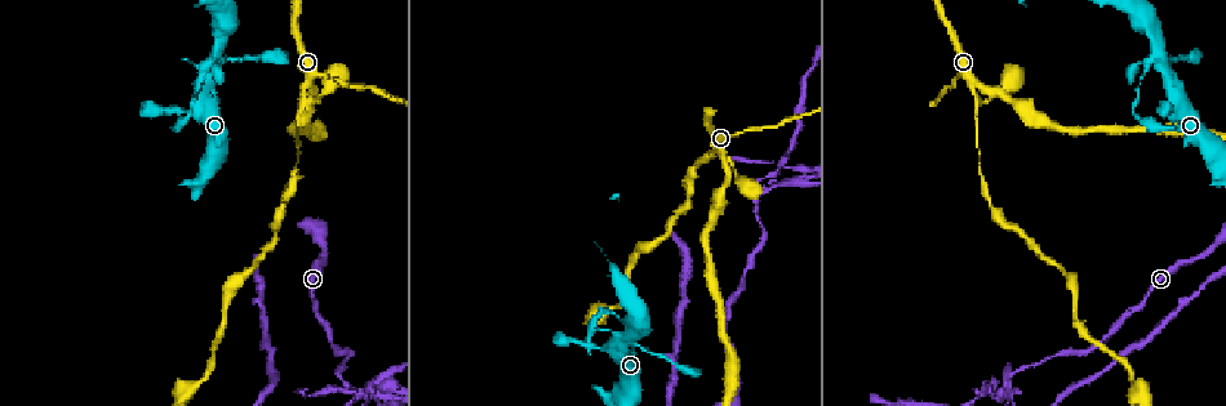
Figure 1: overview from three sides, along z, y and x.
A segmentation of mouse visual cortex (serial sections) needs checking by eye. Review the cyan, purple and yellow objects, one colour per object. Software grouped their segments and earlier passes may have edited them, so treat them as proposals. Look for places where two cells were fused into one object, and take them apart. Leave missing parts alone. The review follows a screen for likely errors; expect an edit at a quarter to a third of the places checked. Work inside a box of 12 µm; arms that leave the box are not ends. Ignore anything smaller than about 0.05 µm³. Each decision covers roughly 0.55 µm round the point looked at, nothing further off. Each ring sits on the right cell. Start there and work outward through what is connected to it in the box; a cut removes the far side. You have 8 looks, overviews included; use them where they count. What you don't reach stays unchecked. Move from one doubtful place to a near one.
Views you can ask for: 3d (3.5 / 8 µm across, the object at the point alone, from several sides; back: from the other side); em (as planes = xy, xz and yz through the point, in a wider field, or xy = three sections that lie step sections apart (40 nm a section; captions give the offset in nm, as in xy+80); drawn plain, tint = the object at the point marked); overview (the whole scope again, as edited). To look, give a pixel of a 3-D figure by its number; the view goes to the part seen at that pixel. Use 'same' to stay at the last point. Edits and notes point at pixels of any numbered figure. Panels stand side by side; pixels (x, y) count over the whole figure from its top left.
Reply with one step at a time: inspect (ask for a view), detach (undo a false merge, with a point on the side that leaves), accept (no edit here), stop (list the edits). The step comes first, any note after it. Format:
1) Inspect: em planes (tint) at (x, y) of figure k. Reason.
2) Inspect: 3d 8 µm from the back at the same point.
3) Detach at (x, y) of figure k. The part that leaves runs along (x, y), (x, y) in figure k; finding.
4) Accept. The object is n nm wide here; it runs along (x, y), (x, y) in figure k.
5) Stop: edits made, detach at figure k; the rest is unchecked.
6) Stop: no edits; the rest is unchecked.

Inspect: 3d 3.5 µm at (1162, 57) of figure 1. Four arms meet.

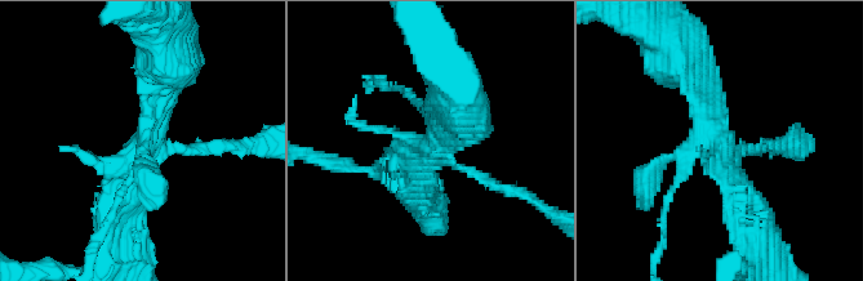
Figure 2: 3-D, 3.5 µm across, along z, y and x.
Accept. Continuous, no second cell.

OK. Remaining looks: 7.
Inspect: em xy step 1 (tint) at (301, 103) of figure 1. Calibre changes.

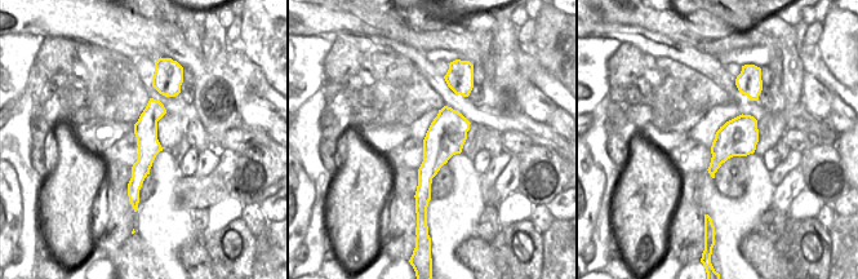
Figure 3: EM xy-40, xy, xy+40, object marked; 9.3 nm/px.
Inspect: 3d 3.5 µm at the same point.

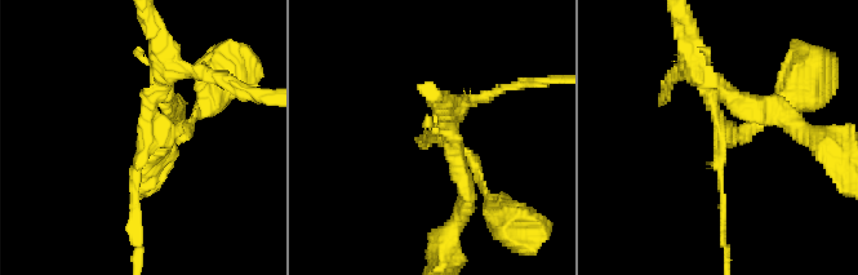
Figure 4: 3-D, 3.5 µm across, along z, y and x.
Detach at (814, 92) of figure 4. The arms are 100, 250 nm wide; the part that leaves runs along (711, 98), (721, 129), (721, 221) in figure 4; a second cell is stuck on.

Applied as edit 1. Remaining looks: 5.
Inspect: overview. See it whole again.

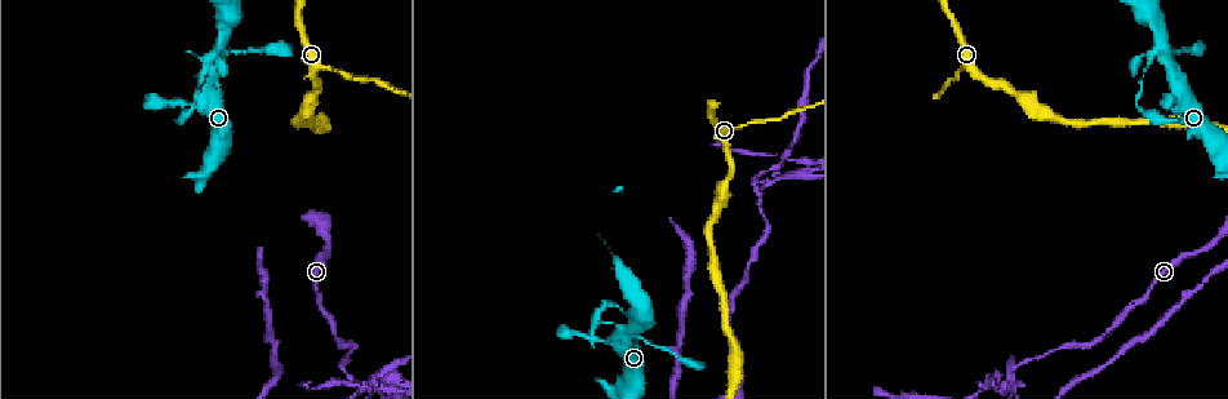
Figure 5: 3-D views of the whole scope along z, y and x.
Inspect: 3d 3.5 µm from the back at (598, 338) of figure 5. A narrow waist.

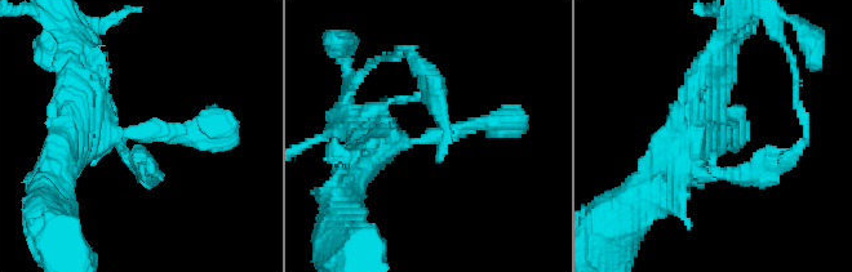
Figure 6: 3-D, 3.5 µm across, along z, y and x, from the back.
Inspect: em xy step 1 (tint) at (135, 138) of figure 6. The arms are 200, 500 nm wide.

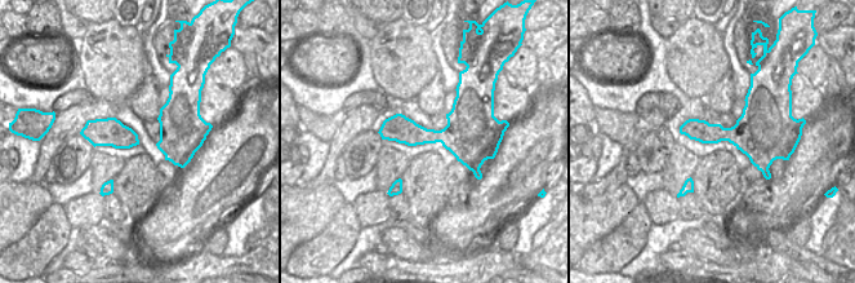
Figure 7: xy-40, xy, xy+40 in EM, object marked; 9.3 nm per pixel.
Accept. The object is 240 nm wide here; it runs along (355, 172), (387, 142), (506, 119) in figure 6; continuous, no second cell.

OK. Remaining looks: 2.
Stop: edits made, detach at figure 4; the rest is unchecked.

